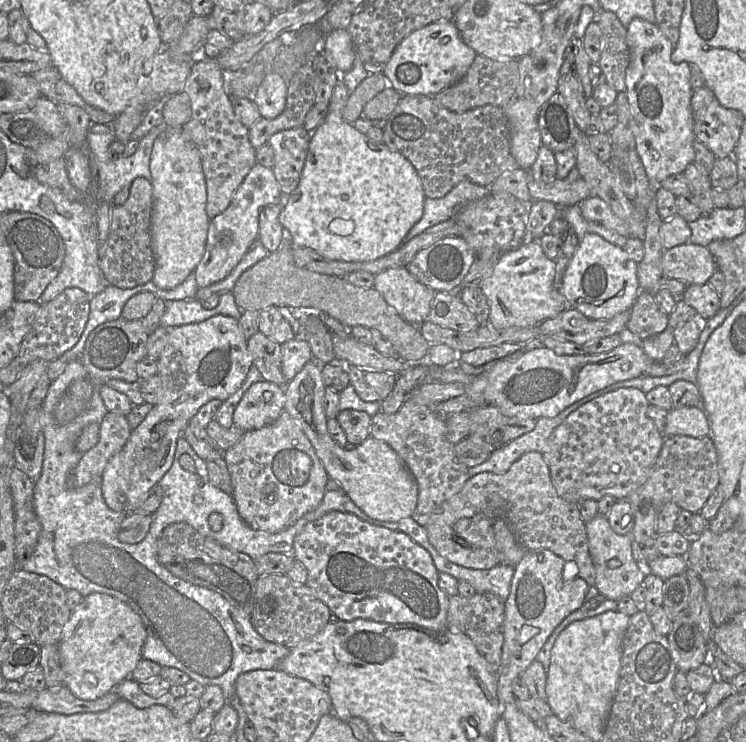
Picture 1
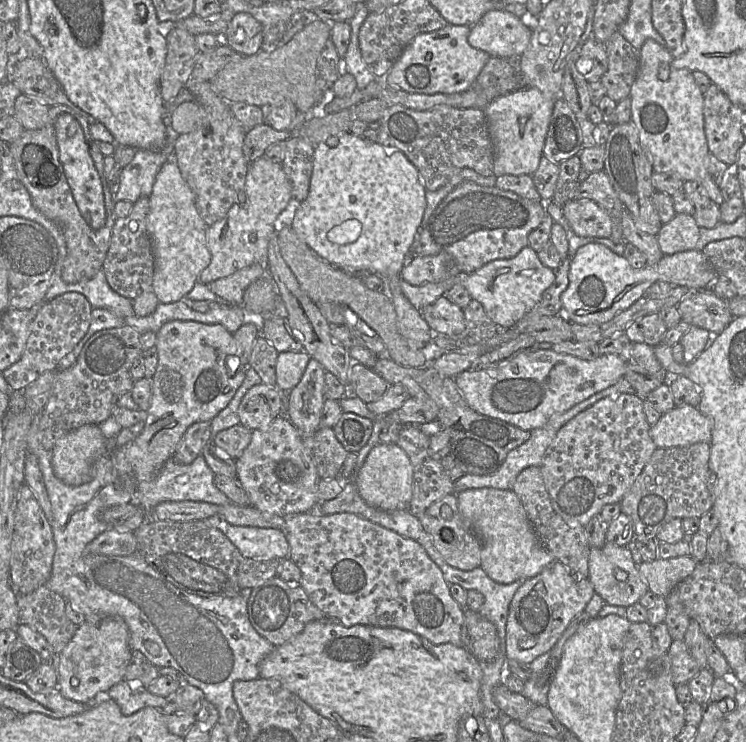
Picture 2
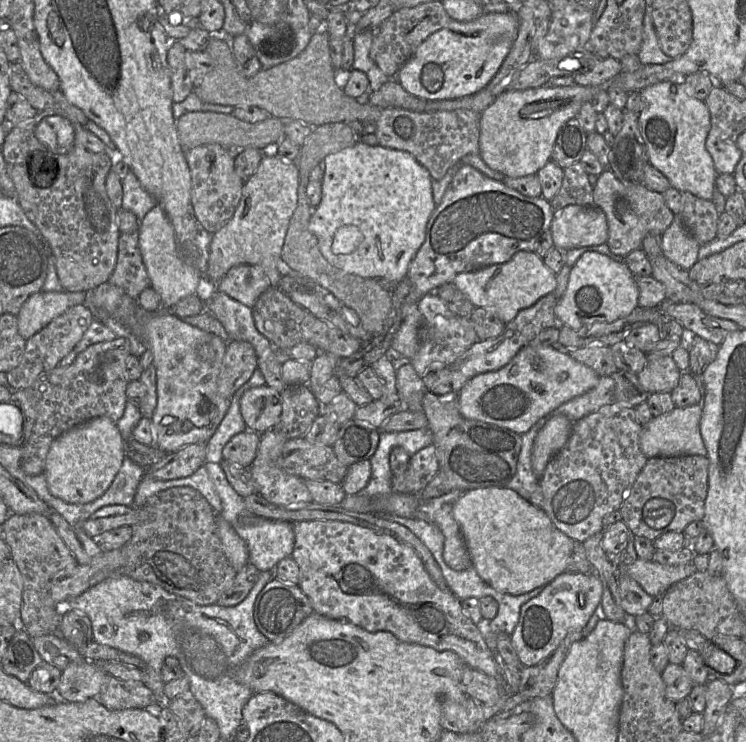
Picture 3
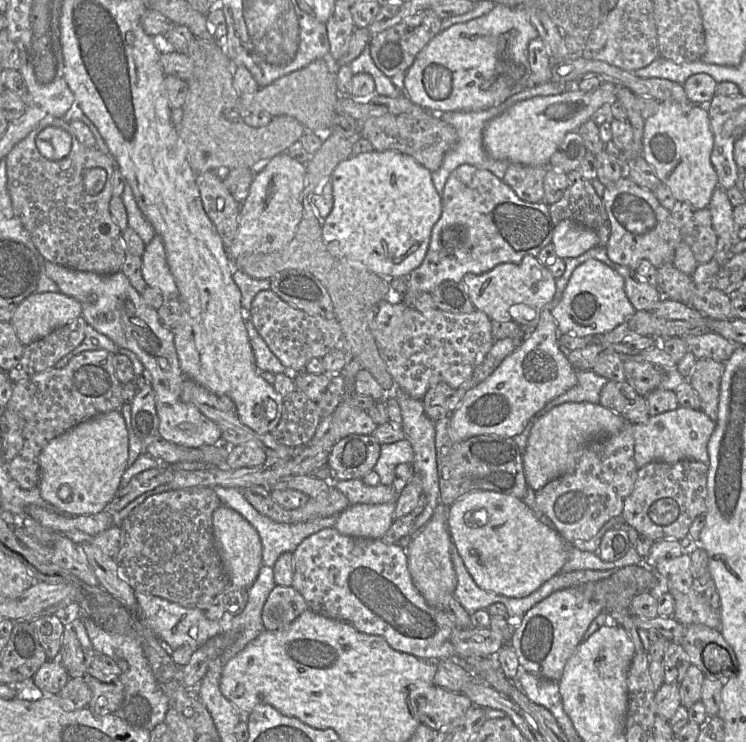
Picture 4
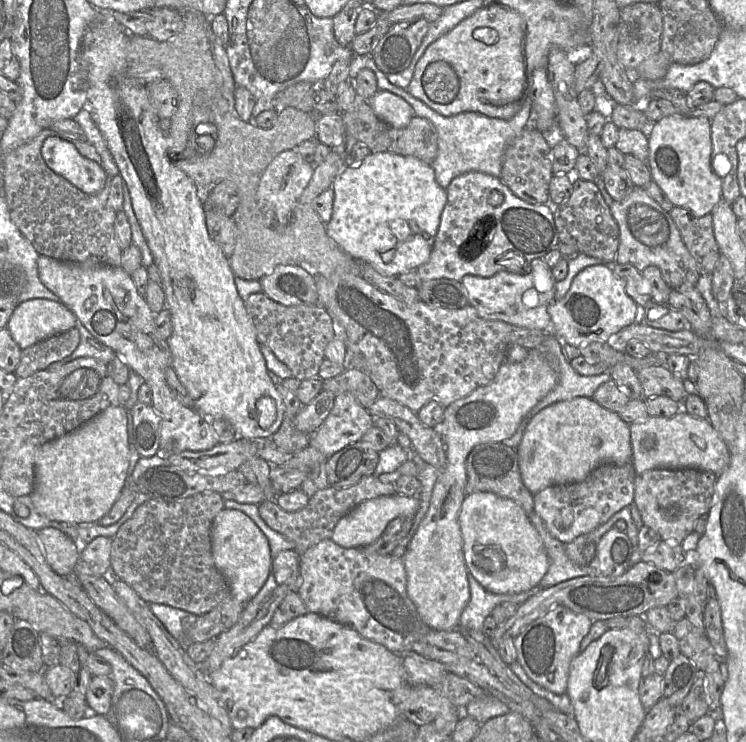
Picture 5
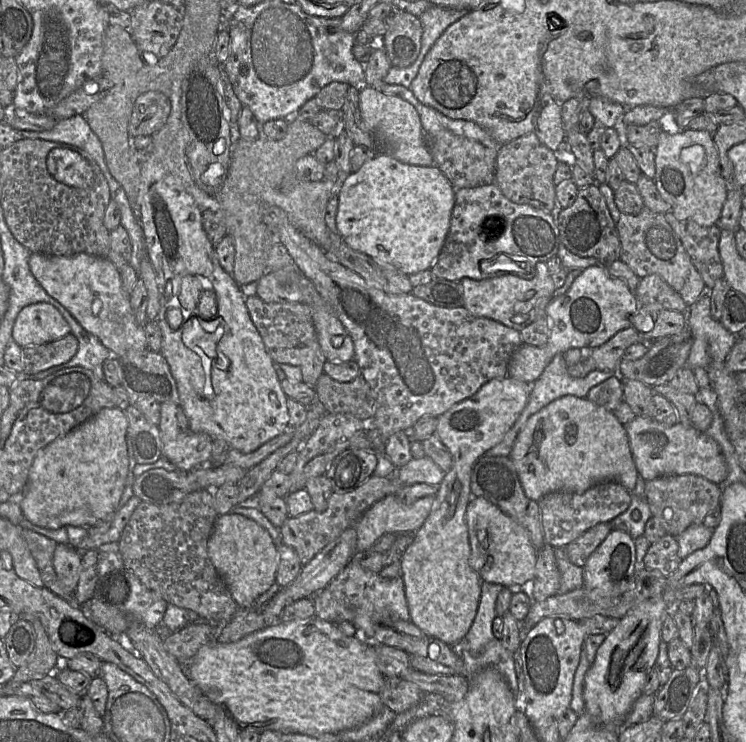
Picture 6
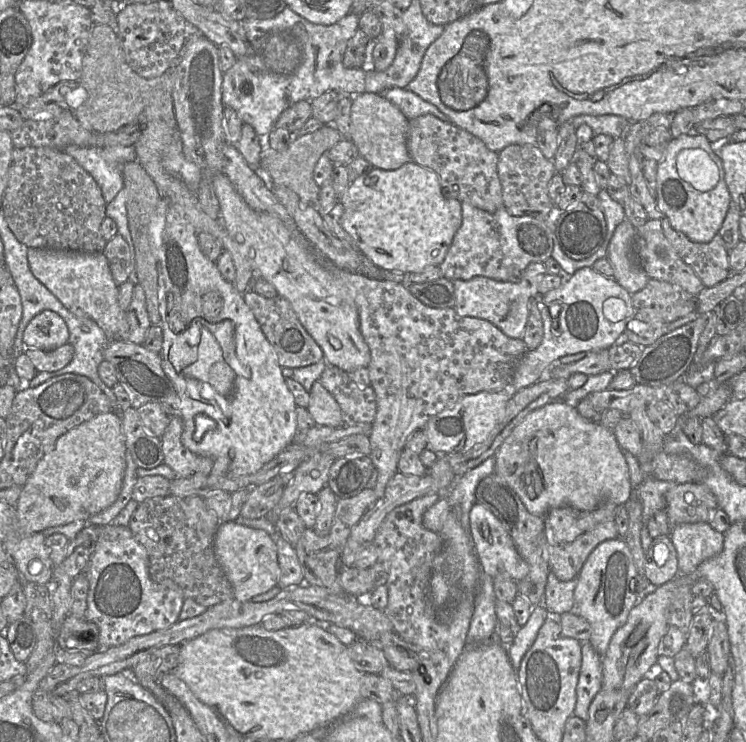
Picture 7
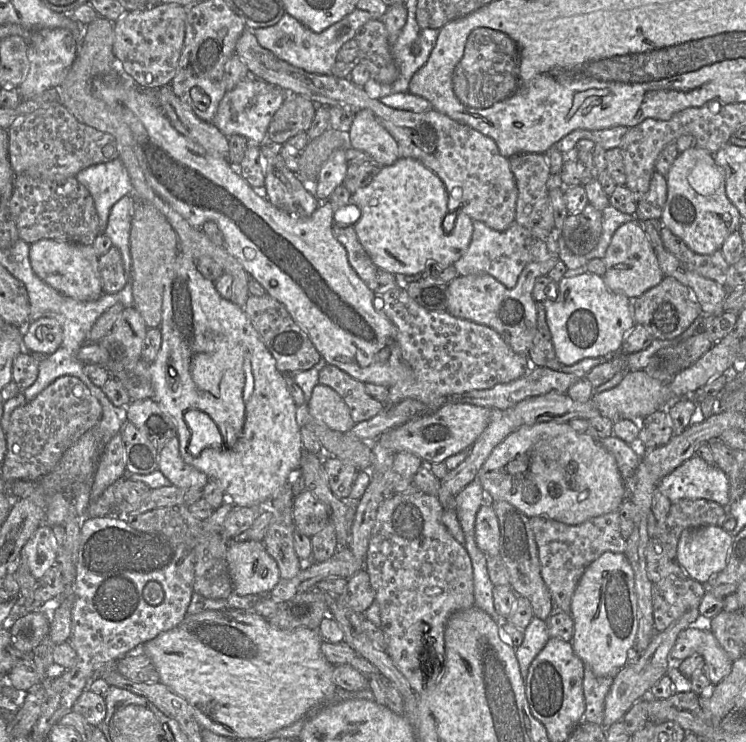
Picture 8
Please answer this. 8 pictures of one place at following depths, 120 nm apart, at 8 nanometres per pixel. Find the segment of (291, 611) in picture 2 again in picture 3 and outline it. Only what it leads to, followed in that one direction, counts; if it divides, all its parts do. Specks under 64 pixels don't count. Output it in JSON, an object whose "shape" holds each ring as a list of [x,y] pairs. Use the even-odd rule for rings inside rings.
{"shape":[[[273,578],[256,598],[254,620],[269,642],[280,642],[313,612],[298,585]]]}

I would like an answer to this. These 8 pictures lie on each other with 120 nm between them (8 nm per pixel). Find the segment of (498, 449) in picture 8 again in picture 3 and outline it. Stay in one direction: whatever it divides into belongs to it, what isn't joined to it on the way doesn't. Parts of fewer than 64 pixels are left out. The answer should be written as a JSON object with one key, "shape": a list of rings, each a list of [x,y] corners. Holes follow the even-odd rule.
{"shape":[[[559,414],[550,418],[537,433],[532,449],[531,464],[537,478],[541,478],[549,461],[565,446],[573,422]]]}

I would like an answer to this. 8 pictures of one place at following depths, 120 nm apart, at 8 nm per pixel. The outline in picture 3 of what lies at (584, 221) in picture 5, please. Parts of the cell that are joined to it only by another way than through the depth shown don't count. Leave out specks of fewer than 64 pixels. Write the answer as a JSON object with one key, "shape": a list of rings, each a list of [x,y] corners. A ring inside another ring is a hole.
{"shape":[[[575,162],[563,169],[562,185],[557,194],[549,201],[554,213],[568,205],[594,205],[593,187],[588,181],[588,173],[581,162]]]}

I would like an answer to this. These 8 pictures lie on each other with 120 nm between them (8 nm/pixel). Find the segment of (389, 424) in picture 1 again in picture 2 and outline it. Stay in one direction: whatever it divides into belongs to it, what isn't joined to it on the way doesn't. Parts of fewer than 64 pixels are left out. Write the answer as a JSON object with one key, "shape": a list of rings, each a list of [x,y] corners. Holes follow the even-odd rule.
{"shape":[[[403,425],[396,442],[396,445],[406,452],[413,466],[413,494],[409,510],[415,516],[422,515],[426,508],[444,496],[455,494],[455,482],[450,479],[441,461],[429,455],[430,439],[419,426]]]}

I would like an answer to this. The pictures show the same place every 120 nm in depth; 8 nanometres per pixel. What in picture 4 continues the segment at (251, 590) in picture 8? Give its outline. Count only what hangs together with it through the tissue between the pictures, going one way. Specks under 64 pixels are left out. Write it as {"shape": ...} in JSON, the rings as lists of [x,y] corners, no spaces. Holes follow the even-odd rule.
{"shape":[[[220,506],[213,513],[214,543],[221,562],[236,586],[250,588],[262,567],[262,543],[257,530],[237,511]]]}

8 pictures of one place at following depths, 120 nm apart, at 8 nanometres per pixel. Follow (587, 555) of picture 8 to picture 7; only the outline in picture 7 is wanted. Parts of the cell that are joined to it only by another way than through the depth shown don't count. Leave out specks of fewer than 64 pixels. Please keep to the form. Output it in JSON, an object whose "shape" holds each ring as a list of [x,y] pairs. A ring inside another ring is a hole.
{"shape":[[[615,520],[605,521],[570,543],[551,545],[547,542],[549,571],[560,581],[577,578],[591,552],[602,542],[619,536]]]}

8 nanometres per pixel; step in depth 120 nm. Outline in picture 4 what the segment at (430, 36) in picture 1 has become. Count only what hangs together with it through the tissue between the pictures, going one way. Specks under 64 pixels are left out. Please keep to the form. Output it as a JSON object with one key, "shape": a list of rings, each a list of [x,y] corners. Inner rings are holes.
{"shape":[[[497,3],[486,15],[440,31],[405,72],[406,95],[425,109],[482,111],[535,83],[530,77],[529,43],[539,33],[524,8]]]}

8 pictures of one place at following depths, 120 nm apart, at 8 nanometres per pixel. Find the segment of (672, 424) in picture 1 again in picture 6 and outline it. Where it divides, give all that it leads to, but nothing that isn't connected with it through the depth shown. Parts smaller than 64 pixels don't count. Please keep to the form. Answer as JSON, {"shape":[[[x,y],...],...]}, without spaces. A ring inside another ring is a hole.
{"shape":[[[636,416],[624,427],[637,471],[646,481],[661,476],[692,474],[719,485],[728,475],[727,465],[718,444],[692,425],[680,422],[666,425],[652,417]]]}

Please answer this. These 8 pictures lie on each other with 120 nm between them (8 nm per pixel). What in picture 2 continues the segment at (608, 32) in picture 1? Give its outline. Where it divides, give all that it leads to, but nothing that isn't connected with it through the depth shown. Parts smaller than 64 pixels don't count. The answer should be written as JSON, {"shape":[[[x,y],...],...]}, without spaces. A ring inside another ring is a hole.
{"shape":[[[620,31],[615,32],[606,42],[608,69],[601,78],[608,95],[616,103],[630,95],[638,75],[639,53],[625,39]]]}

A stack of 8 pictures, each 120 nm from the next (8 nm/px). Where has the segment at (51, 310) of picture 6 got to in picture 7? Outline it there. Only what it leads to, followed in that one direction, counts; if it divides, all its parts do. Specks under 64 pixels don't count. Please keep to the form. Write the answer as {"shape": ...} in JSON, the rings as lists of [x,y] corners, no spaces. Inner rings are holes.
{"shape":[[[44,310],[31,319],[24,330],[22,341],[26,348],[53,350],[68,342],[65,321],[56,312]]]}

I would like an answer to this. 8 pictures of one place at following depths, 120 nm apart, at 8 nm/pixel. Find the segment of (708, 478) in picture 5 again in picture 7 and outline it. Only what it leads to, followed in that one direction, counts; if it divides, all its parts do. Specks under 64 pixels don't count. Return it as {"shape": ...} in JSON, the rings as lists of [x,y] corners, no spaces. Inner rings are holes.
{"shape":[[[702,482],[675,484],[665,494],[668,521],[671,526],[709,522],[718,509],[717,499]]]}

